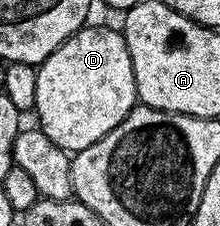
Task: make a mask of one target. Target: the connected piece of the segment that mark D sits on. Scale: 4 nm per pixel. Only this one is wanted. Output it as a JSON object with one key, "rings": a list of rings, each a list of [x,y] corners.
{"rings":[[[83,27],[75,31],[67,41],[60,43],[48,59],[44,59],[37,66],[36,75],[36,103],[33,112],[38,113],[37,128],[56,147],[66,150],[73,155],[84,147],[92,147],[92,143],[99,141],[112,127],[116,127],[133,111],[138,101],[136,79],[132,71],[132,55],[128,55],[128,43],[121,32],[108,30],[107,27]]]}

